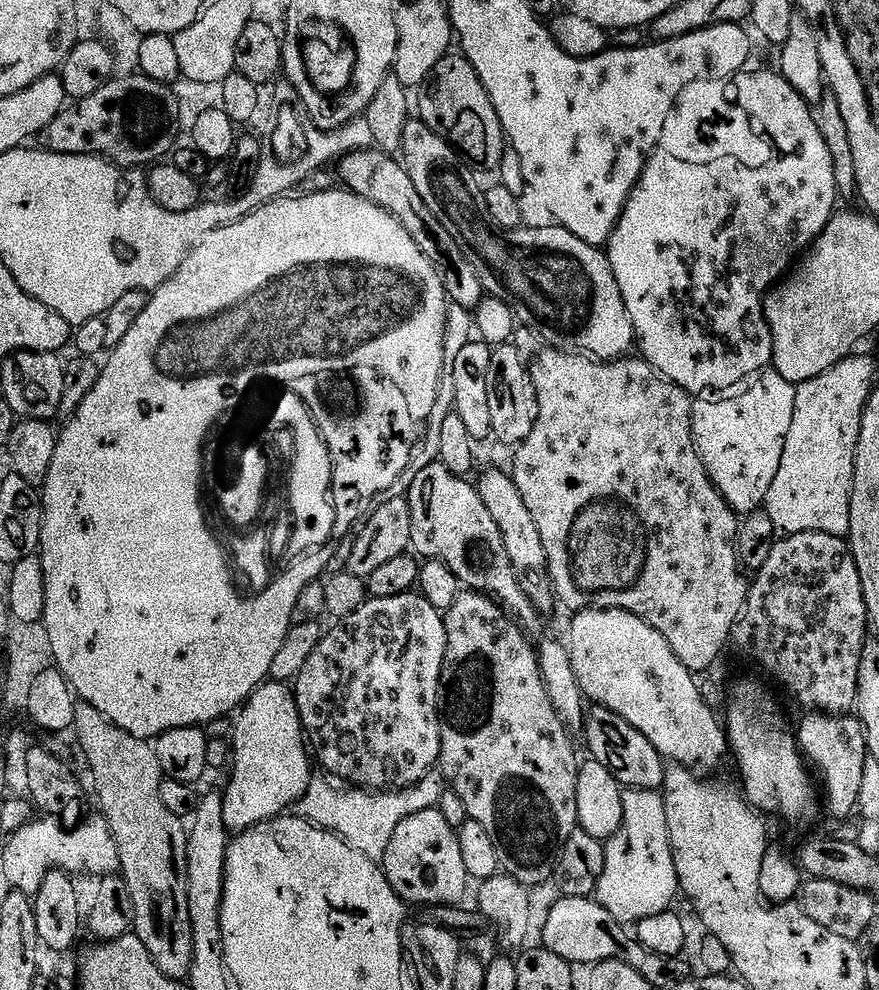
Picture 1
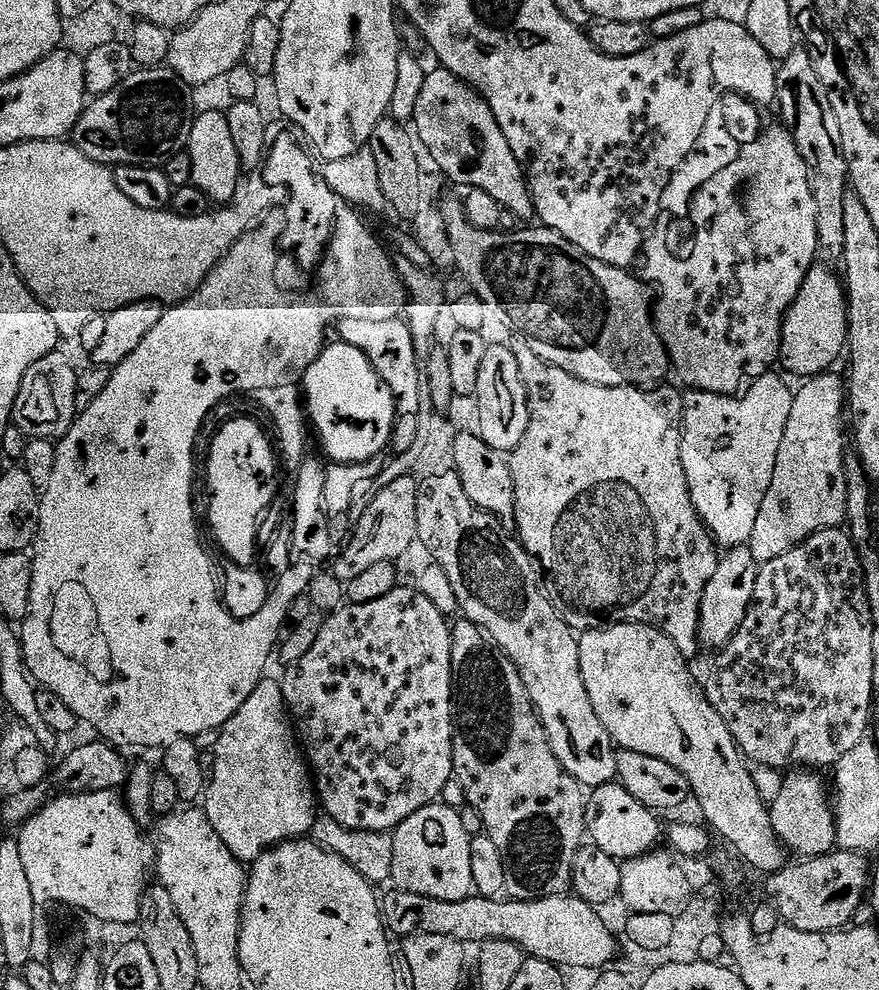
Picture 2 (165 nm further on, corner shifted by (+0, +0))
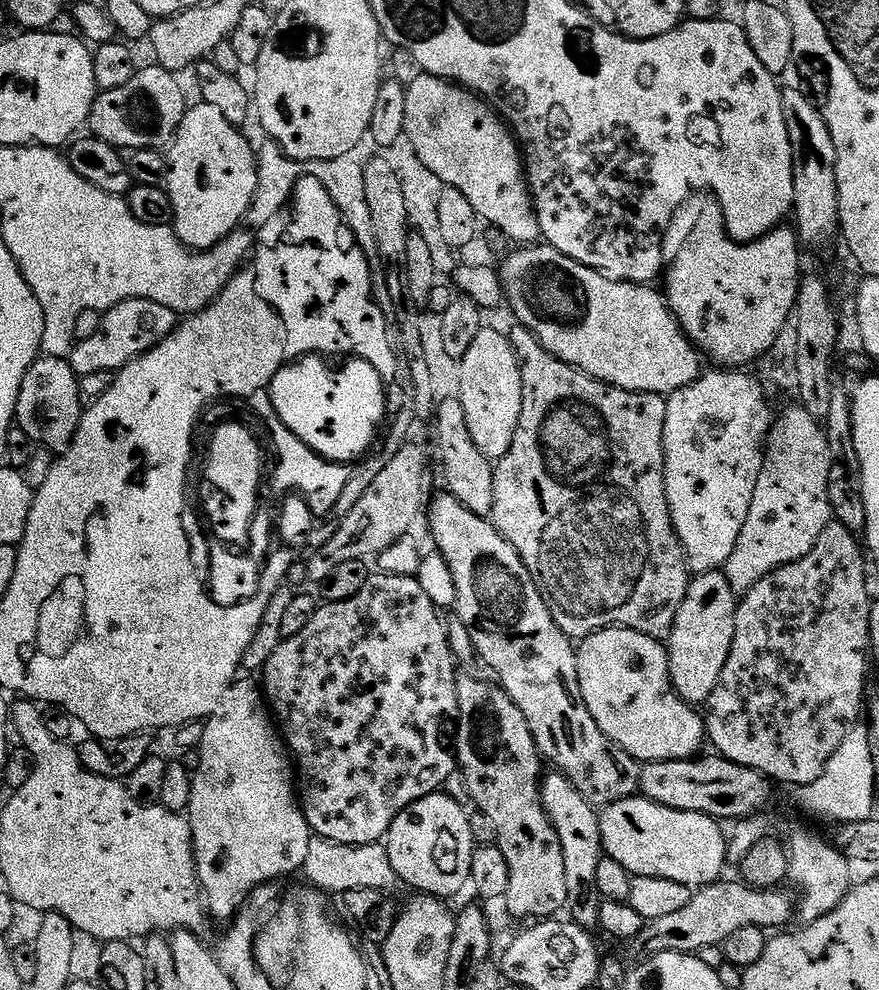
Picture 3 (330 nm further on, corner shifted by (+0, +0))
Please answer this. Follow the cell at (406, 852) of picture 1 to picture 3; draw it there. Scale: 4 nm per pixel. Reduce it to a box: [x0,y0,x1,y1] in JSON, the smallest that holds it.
[386,791,472,898]

